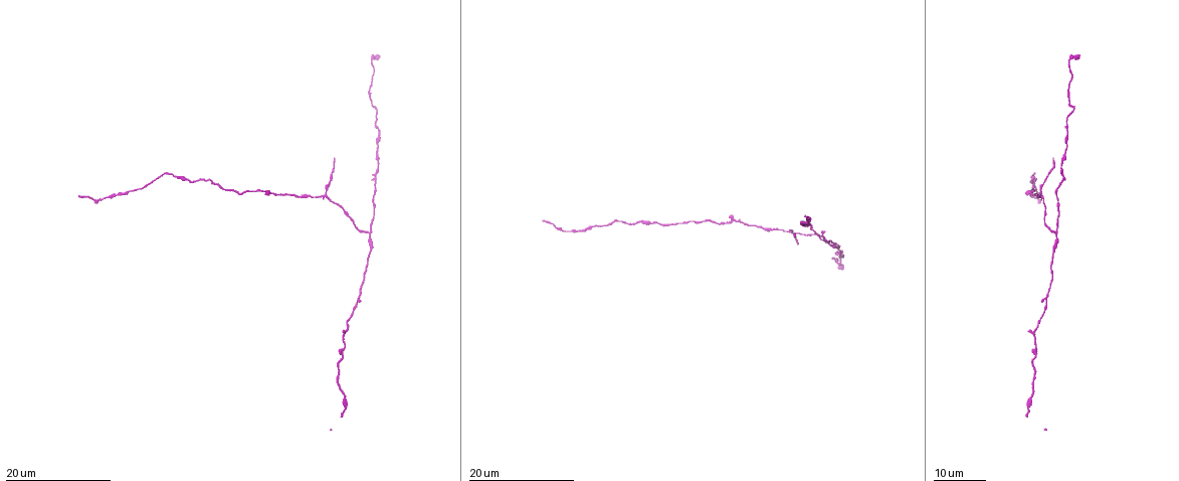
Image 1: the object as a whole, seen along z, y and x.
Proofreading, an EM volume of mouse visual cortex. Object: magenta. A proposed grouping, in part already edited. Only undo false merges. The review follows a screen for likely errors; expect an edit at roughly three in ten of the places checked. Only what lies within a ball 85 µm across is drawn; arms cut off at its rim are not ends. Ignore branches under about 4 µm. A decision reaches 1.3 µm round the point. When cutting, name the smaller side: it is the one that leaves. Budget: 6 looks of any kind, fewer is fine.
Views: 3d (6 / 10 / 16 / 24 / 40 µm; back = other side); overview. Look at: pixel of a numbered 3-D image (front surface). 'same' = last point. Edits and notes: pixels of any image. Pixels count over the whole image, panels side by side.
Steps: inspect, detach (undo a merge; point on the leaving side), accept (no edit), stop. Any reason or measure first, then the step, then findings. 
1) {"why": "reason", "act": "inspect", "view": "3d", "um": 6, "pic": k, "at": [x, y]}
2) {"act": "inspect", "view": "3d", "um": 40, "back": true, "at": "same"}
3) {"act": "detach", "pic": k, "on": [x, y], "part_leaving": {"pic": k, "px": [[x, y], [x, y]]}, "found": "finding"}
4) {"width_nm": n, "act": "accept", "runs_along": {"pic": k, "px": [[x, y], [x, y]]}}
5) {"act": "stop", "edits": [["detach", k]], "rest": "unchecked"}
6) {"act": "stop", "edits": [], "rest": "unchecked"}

{"why": "three-way junction", "act": "inspect", "view": "3d", "um": 16, "pic": 1, "at": [1045, 302]}

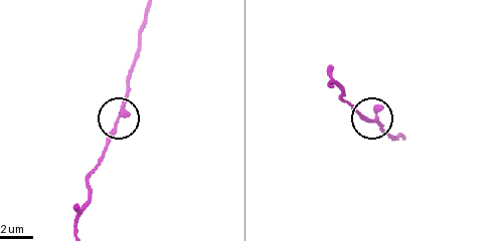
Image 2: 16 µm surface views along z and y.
{"act": "inspect", "view": "3d", "um": 10, "pic": 2, "at": [371, 120]}

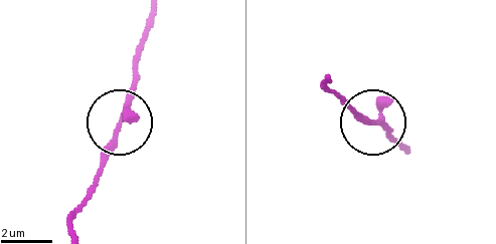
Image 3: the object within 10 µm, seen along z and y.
{"arms": 3, "act": "accept", "runs_along": {"pic": 3, "px": [[407, 148], [381, 122], [349, 108]]}, "found": "all the same neuron"}

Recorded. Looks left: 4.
{"act": "inspect", "view": "3d", "um": 24, "pic": 1, "at": [369, 233]}

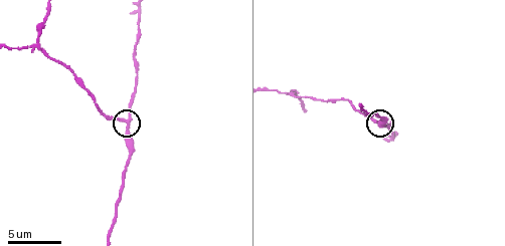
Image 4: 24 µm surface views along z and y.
{"why": "closer look", "act": "inspect", "view": "3d", "um": 10, "pic": 4, "at": [126, 122]}

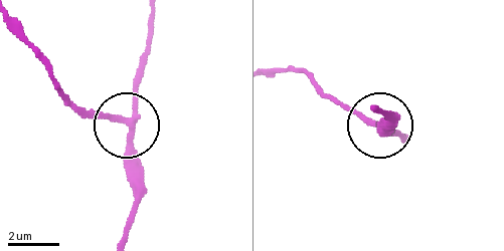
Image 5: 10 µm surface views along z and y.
{"act": "detach", "pic": 5, "on": [137, 79], "part_leaving": {"pic": 5, "px": [[135, 114], [135, 77], [148, 19]]}, "found": "a second neuron is stuck on"}

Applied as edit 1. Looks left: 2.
{"why": "three arms meet", "act": "inspect", "view": "3d", "um": 10, "pic": 4, "at": [36, 43]}

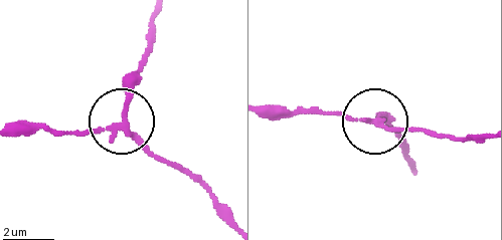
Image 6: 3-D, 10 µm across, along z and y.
{"arms": 3, "act": "detach", "pic": 6, "on": [123, 90], "part_leaving": {"pic": 6, "px": [[124, 126], [124, 88], [146, 50], [152, 11]]}, "found": "a second neuron is stuck on"}

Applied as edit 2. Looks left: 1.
{"act": "stop", "edits": [["detach", 5], ["detach", 6]], "rest": "unchecked"}

